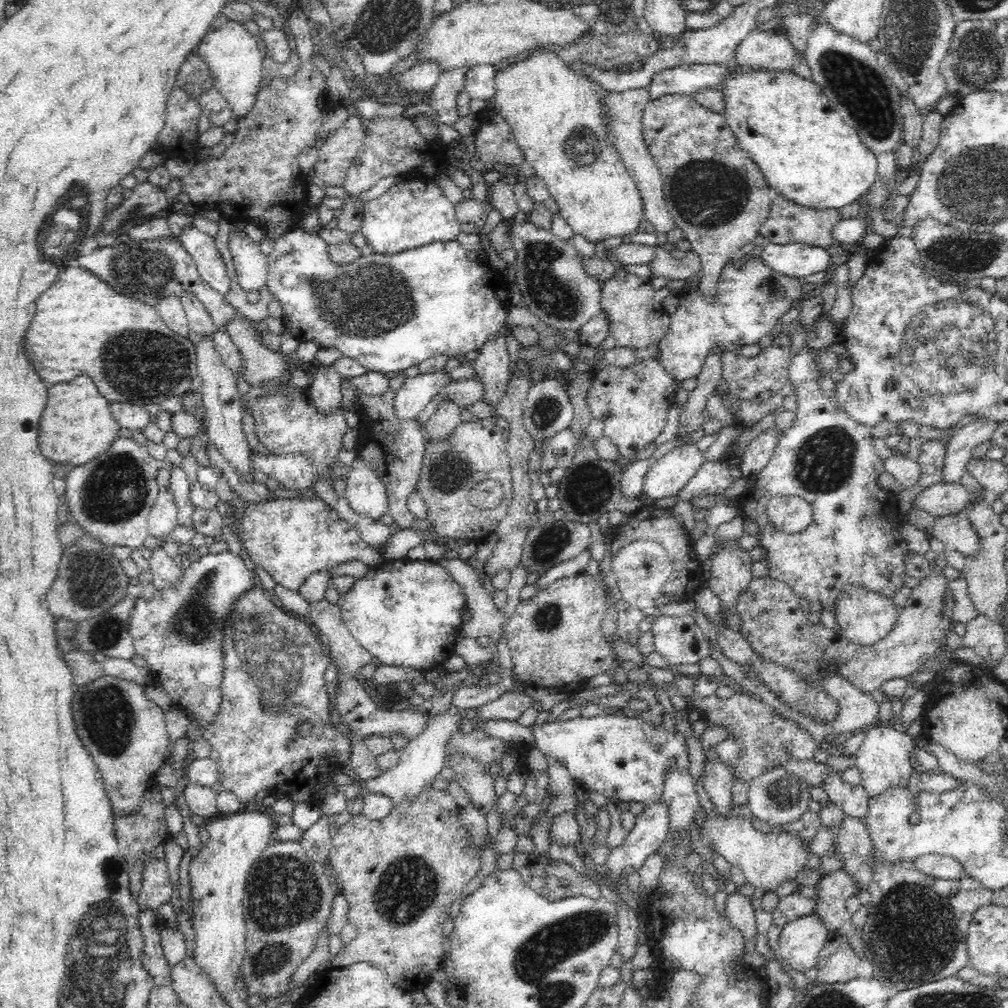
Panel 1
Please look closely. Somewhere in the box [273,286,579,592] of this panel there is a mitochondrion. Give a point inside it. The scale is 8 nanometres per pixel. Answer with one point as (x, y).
(447, 474)

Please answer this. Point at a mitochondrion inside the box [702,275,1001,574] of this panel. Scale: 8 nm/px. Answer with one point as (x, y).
(966, 324)

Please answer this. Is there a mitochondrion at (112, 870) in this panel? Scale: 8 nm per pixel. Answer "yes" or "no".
yes

